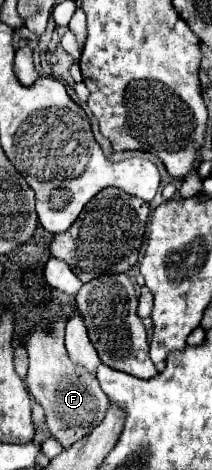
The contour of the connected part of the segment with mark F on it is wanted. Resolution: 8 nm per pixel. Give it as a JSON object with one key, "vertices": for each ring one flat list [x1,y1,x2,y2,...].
{"vertices":[[66,320,52,322,52,328,36,328,36,332,28,332,22,346,30,358,30,370,26,376,28,390,32,398,44,408,50,434,64,448,70,448,104,420,110,400,102,392,94,374,80,368,80,364,72,364,64,346,64,328]]}

